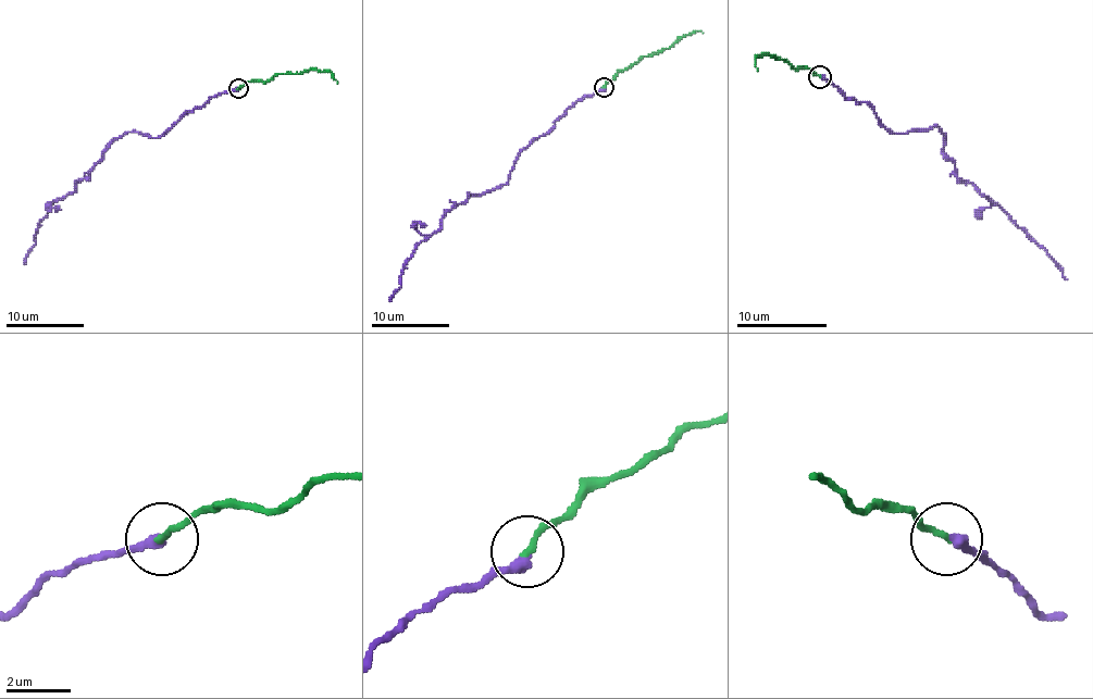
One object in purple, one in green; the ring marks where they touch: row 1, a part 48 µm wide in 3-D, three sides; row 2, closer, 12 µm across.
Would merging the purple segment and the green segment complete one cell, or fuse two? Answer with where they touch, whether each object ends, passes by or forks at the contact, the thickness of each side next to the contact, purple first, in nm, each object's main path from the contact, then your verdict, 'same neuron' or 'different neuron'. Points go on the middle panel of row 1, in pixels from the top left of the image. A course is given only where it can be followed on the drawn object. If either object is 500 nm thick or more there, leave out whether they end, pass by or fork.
place (604, 87); purple ends; green ends; calibres 360 and 190 nm; course purple (604, 87), (576, 101), (522, 151), (504, 184), (456, 203), (414, 249), (389, 301); course green (604, 87), (644, 55), (661, 52), (695, 33), (703, 33); same neuron

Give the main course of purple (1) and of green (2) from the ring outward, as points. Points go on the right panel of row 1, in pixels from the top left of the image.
1: (820, 77), (865, 102), (894, 134), (932, 126), (943, 134), (955, 174), (1031, 237), (1067, 279)
2: (820, 77), (809, 69), (795, 69), (784, 59), (768, 54), (757, 57), (757, 71)

